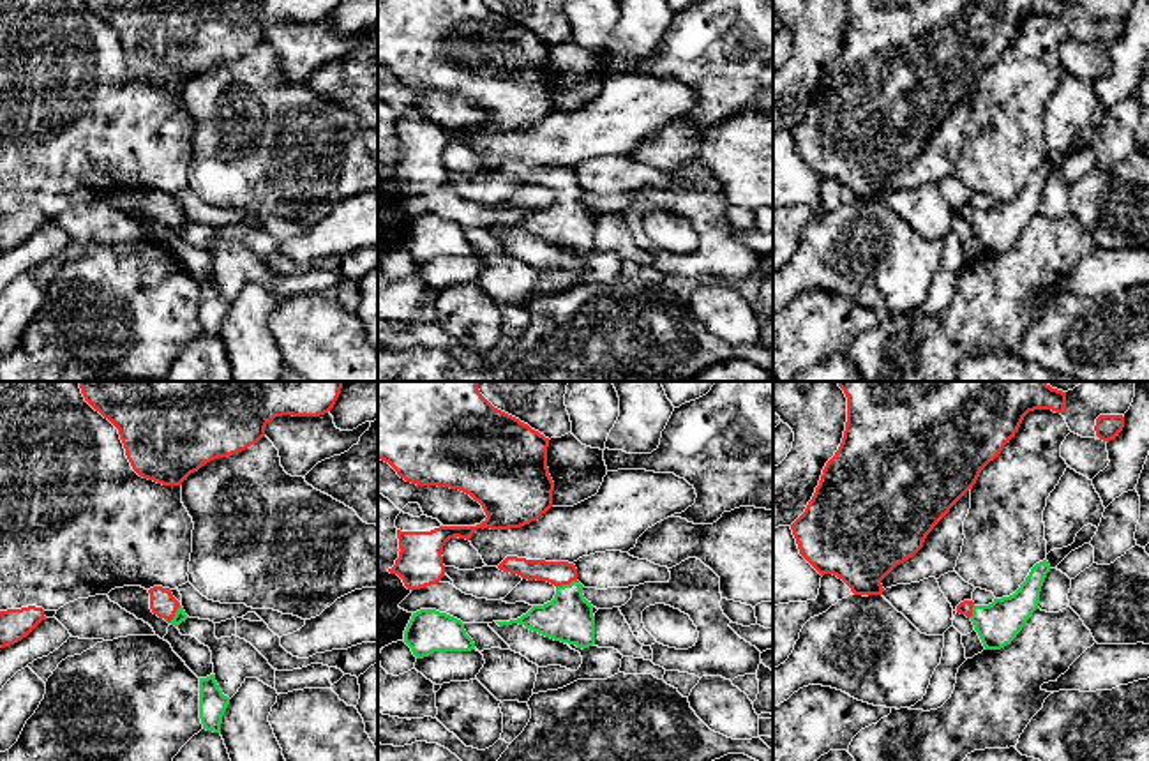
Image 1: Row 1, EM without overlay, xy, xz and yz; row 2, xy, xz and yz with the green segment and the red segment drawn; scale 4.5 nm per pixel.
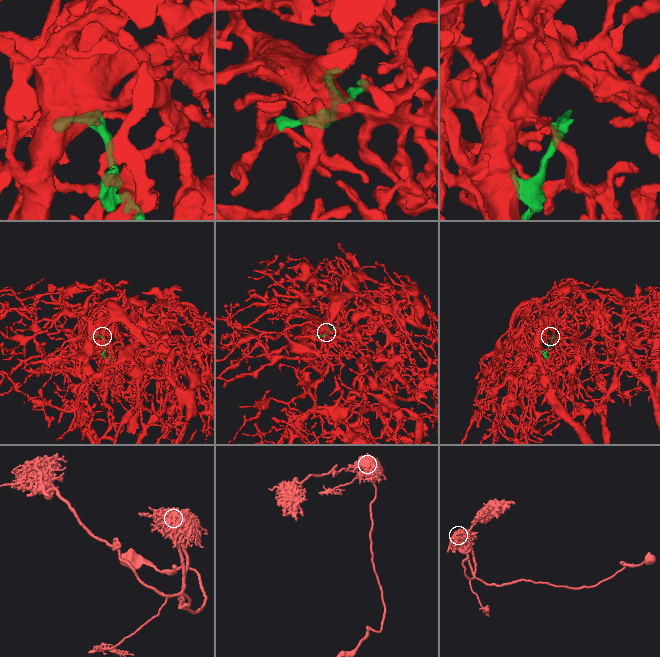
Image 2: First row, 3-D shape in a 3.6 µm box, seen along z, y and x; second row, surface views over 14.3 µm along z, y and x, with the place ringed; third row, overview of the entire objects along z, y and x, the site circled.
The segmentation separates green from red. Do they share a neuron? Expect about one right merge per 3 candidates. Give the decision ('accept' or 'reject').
accept

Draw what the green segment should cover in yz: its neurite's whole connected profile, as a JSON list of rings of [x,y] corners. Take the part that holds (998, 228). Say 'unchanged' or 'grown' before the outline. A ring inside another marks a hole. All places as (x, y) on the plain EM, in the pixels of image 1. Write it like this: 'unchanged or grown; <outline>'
grown; [[[1043,164],[1031,173],[1013,200],[994,203],[988,210],[964,205],[957,210],[957,217],[973,226],[985,254],[1001,254],[1017,242],[1033,217],[1040,214],[1040,196],[1048,177],[1050,170]]]

